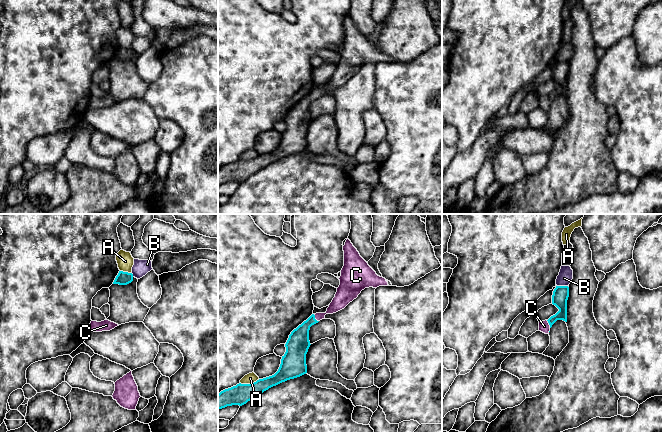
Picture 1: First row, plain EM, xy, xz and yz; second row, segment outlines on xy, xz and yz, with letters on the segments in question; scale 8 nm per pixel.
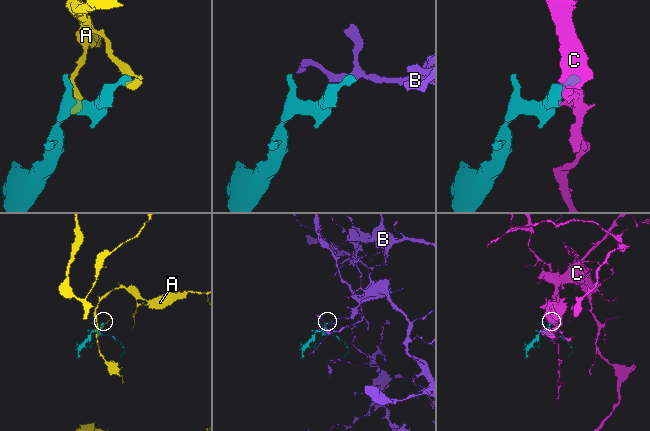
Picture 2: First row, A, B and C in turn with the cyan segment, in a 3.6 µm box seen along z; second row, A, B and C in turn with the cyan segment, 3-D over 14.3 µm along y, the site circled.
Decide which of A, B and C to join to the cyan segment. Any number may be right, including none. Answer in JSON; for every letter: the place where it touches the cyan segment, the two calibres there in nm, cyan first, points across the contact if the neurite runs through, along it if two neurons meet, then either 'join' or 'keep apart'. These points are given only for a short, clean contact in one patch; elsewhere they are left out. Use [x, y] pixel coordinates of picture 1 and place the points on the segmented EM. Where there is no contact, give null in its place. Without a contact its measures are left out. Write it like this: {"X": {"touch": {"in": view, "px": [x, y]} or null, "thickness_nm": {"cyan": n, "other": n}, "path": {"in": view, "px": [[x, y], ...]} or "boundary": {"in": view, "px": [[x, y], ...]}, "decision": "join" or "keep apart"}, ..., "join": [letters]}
{"A": {"touch": {"in": "xz", "px": [249, 384]}, "thickness_nm": {"cyan": 160, "other": 90}, "decision": "keep apart"}, "B": {"touch": {"in": "yz", "px": [562, 286]}, "thickness_nm": {"cyan": 130, "other": 120}, "decision": "keep apart"}, "C": {"touch": {"in": "xz", "px": [314, 318]}, "thickness_nm": {"cyan": 180, "other": 120}, "path": {"in": "xz", "px": [[298, 343], [302, 330], [314, 318], [325, 314], [340, 301]]}, "decision": "join"}, "join": ["C"]}

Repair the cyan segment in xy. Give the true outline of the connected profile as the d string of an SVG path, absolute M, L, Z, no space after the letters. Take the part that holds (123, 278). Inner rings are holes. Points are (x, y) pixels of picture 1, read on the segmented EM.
M119 271L113 284L127 285L127 284L131 283L132 281L133 281L133 274L132 273Z

